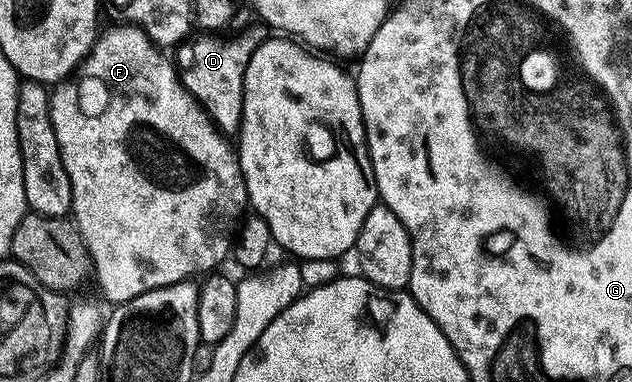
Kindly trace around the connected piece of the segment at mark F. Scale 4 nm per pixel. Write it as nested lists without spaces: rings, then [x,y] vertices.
[[[124,26],[109,27],[106,31],[104,28],[85,60],[78,64],[76,71],[68,79],[62,79],[52,88],[49,97],[51,125],[55,129],[55,141],[59,141],[57,155],[63,157],[63,169],[67,169],[67,179],[71,181],[71,219],[76,223],[77,232],[89,251],[91,271],[95,279],[97,275],[97,287],[109,305],[126,303],[151,289],[183,283],[197,277],[193,275],[204,276],[206,273],[216,272],[220,268],[217,266],[225,258],[230,258],[235,232],[246,214],[249,202],[234,144],[221,134],[221,128],[213,123],[211,116],[203,110],[199,101],[195,101],[195,97],[191,97],[191,93],[177,78],[174,60],[165,56],[168,54],[150,39],[142,27]]]

